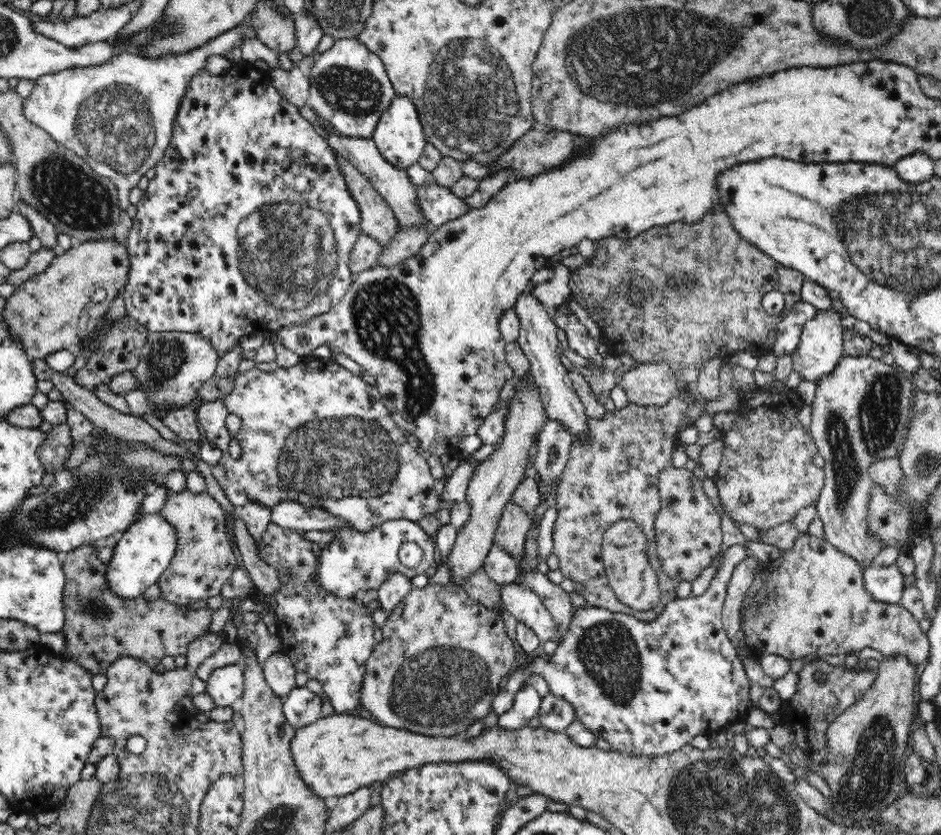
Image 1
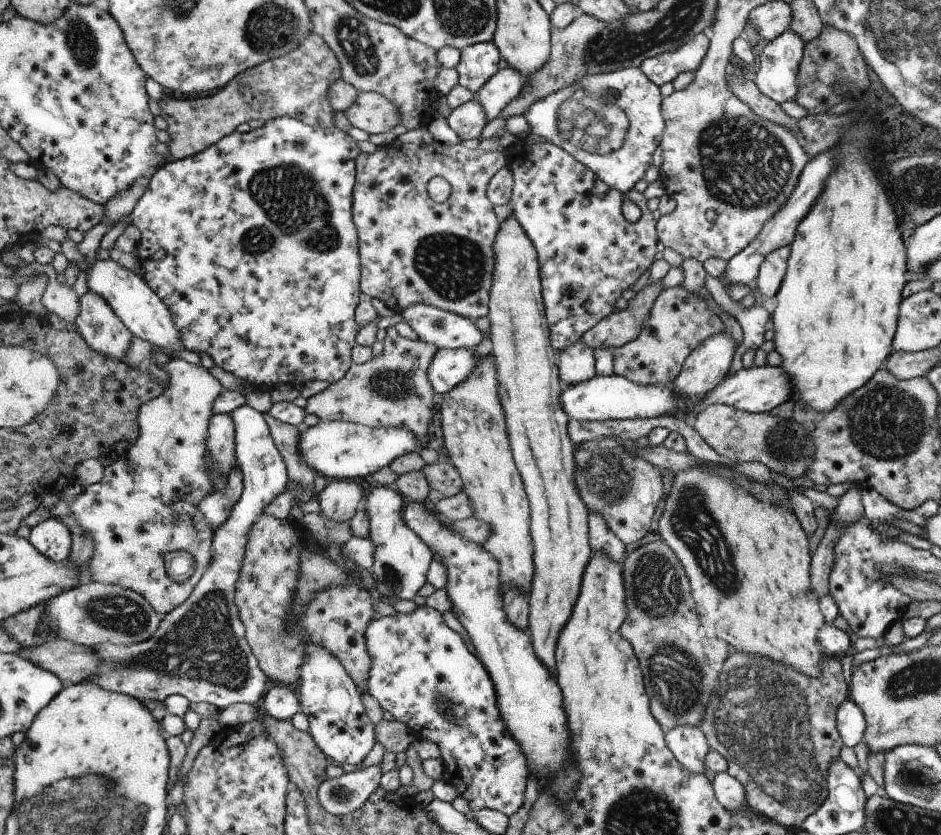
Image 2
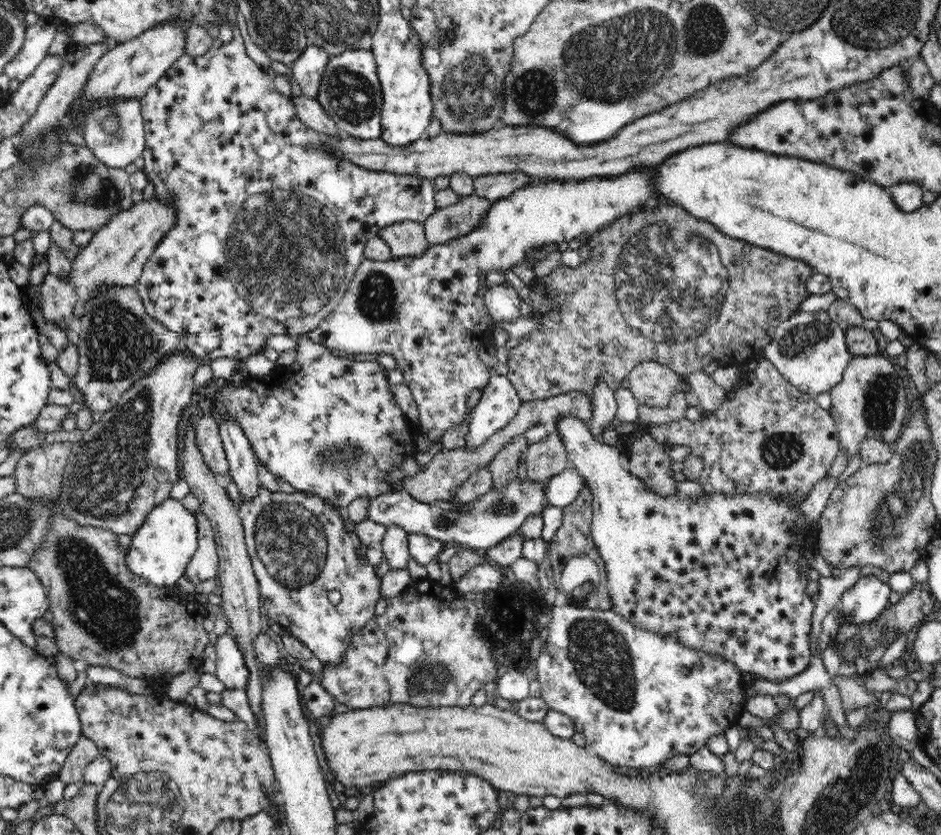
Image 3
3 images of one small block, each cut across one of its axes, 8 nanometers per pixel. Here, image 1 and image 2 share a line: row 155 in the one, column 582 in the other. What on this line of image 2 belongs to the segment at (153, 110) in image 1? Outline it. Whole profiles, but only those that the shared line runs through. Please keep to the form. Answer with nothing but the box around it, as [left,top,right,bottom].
[523,67,665,196]

